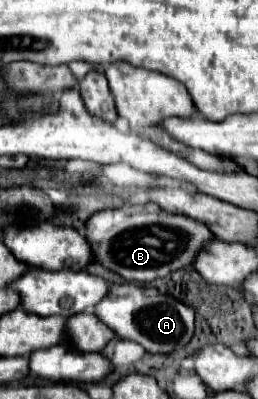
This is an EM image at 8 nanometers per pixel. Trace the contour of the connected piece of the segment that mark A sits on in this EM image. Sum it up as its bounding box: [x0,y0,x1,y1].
[95,284,193,354]

